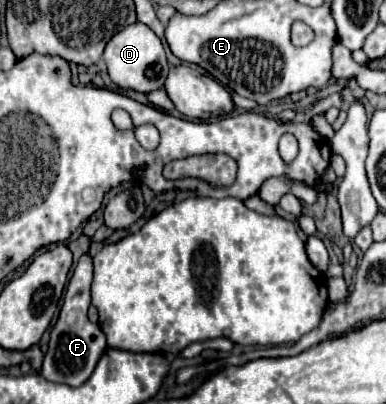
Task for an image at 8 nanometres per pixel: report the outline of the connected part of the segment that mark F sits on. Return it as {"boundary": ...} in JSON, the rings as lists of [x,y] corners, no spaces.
{"boundary":[[[85,253],[77,261],[77,267],[75,267],[73,277],[69,279],[69,285],[65,291],[65,299],[63,299],[63,307],[59,311],[57,323],[53,325],[53,329],[49,333],[49,349],[45,353],[43,367],[41,367],[41,375],[47,381],[65,383],[71,387],[83,385],[91,377],[99,357],[107,349],[105,335],[103,335],[101,327],[87,319],[87,309],[91,303],[91,297],[89,297],[91,279],[93,279],[93,259],[89,253]]]}

